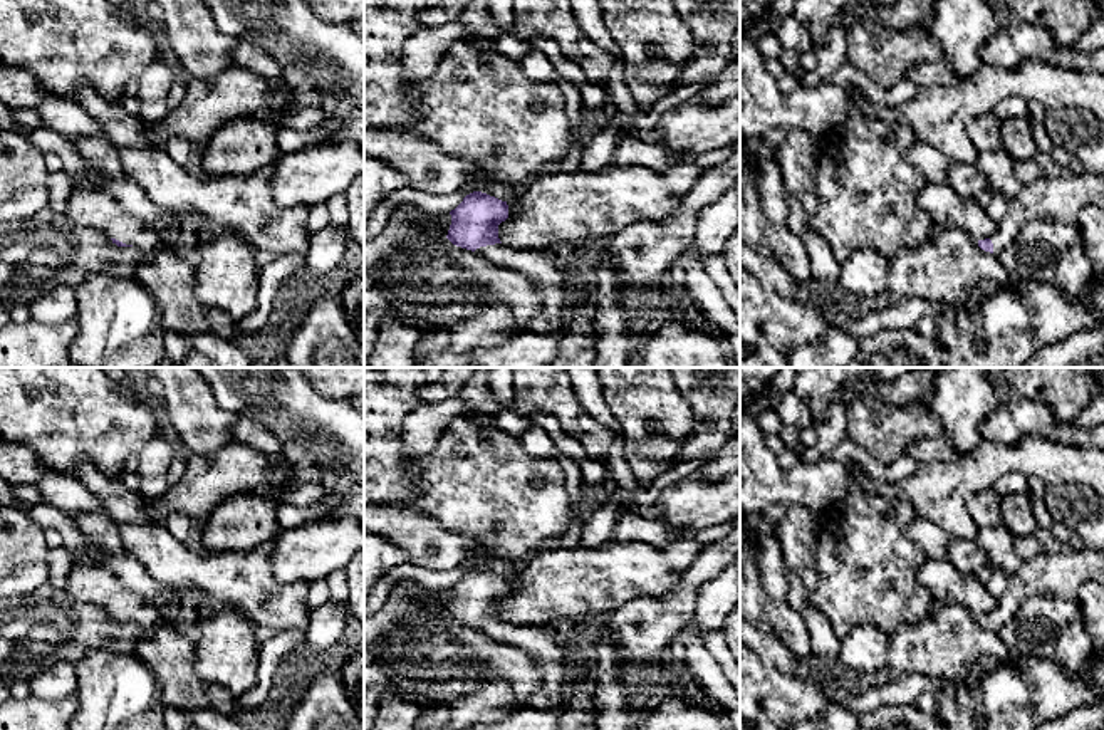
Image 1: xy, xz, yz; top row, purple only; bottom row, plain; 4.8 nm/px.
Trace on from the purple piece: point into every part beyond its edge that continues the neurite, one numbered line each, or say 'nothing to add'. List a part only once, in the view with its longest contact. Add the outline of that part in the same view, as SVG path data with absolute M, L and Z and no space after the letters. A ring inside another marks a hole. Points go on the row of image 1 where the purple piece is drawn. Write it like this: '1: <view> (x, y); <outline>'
1: xz (547, 277); M505 243L480 247L473 253L530 279L534 292L540 297L540 312L527 329L559 339L567 295L564 262L550 260L539 248L518 248Z

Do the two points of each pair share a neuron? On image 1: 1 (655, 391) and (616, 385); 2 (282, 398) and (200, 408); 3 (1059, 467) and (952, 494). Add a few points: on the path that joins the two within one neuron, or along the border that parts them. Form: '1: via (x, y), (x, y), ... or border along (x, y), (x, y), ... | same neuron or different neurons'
1: via (645, 391), (636, 385), (626, 385) | same neuron
2: border along (208, 385), (213, 398), (239, 417) | different neurons
3: via (1032, 460), (990, 460), (979, 470) | same neuron

